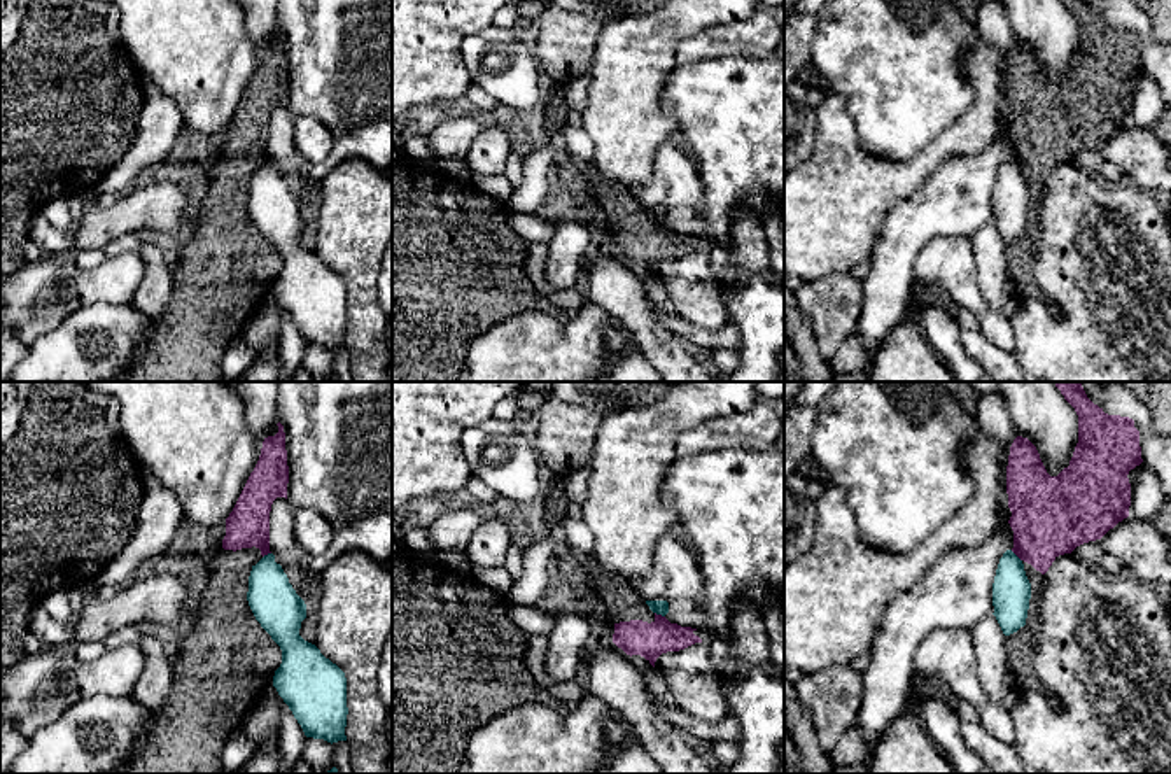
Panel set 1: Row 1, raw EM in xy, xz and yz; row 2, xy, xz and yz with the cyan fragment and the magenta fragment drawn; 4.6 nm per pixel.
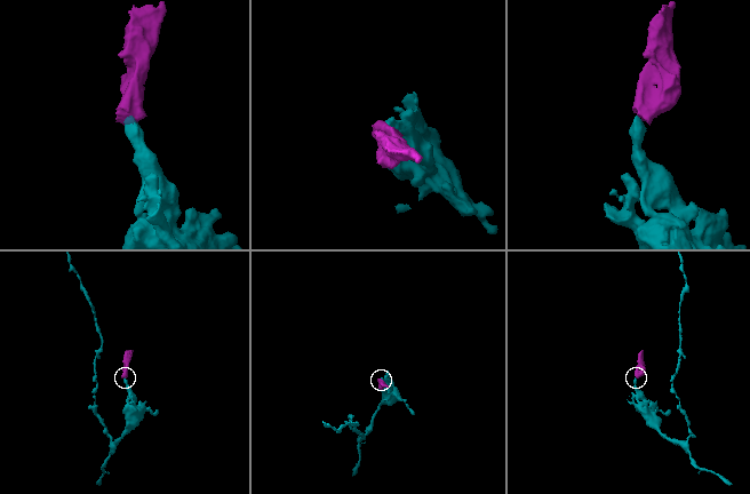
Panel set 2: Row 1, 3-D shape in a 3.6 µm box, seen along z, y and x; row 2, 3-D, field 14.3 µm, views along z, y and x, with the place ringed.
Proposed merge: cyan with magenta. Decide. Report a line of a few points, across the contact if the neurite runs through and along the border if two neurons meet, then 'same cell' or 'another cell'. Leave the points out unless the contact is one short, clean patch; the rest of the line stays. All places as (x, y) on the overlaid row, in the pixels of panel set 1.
line yz (1010, 550), (1021, 561); another cell

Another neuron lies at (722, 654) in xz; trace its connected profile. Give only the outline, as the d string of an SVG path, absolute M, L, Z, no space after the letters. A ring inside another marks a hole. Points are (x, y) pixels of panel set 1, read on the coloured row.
M705 627L705 630L709 636L707 641L711 644L712 664L718 669L718 672L721 674L723 669L733 660L732 646L730 646L728 639L725 637L725 634L711 630L709 627Z

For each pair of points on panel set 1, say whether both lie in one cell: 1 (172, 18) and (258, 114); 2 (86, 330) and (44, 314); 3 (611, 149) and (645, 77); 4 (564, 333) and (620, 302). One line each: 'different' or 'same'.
1: different
2: different
3: same
4: different

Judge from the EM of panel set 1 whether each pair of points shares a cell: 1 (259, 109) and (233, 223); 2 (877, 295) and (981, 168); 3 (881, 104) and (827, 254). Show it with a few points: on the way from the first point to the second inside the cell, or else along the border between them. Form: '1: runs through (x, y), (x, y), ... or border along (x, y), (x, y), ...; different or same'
1: runs through (244, 137), (230, 153), (230, 195); same
2: runs through (893, 261), (897, 247), (947, 197); same
3: border along (849, 111), (858, 142), (867, 151), (905, 160); different

